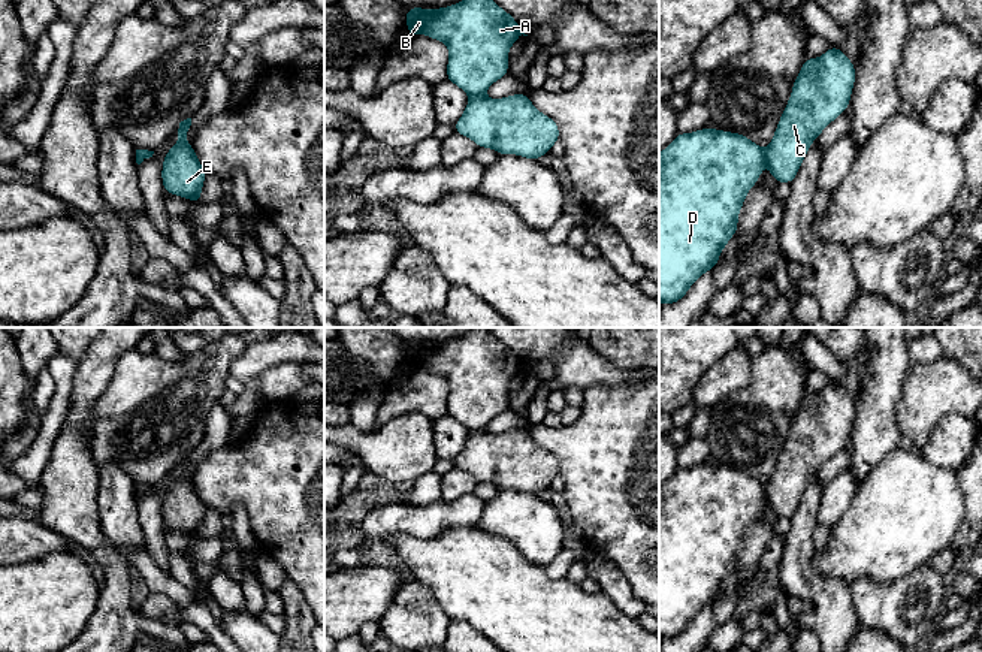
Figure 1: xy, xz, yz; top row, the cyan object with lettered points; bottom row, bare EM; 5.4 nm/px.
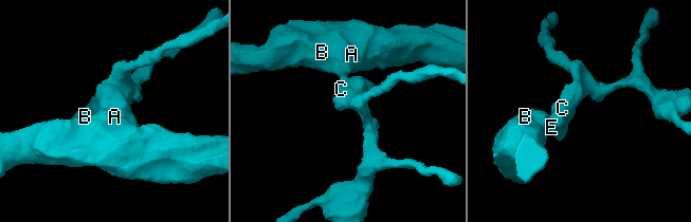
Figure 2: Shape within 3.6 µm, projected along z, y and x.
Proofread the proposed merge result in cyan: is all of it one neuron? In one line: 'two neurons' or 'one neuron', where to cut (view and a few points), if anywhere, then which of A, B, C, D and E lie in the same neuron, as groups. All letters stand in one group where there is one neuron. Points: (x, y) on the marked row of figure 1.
two neurons | yz (763, 150), (766, 163) | A B D / C E

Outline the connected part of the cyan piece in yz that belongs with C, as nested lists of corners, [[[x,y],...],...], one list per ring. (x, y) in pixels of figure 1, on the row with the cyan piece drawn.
[[[830,46],[821,57],[804,60],[774,136],[764,150],[765,164],[776,182],[794,181],[812,142],[847,109],[855,78],[855,66],[840,48]]]

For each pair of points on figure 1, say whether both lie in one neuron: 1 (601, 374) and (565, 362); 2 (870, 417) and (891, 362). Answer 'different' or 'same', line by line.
1: same
2: same

